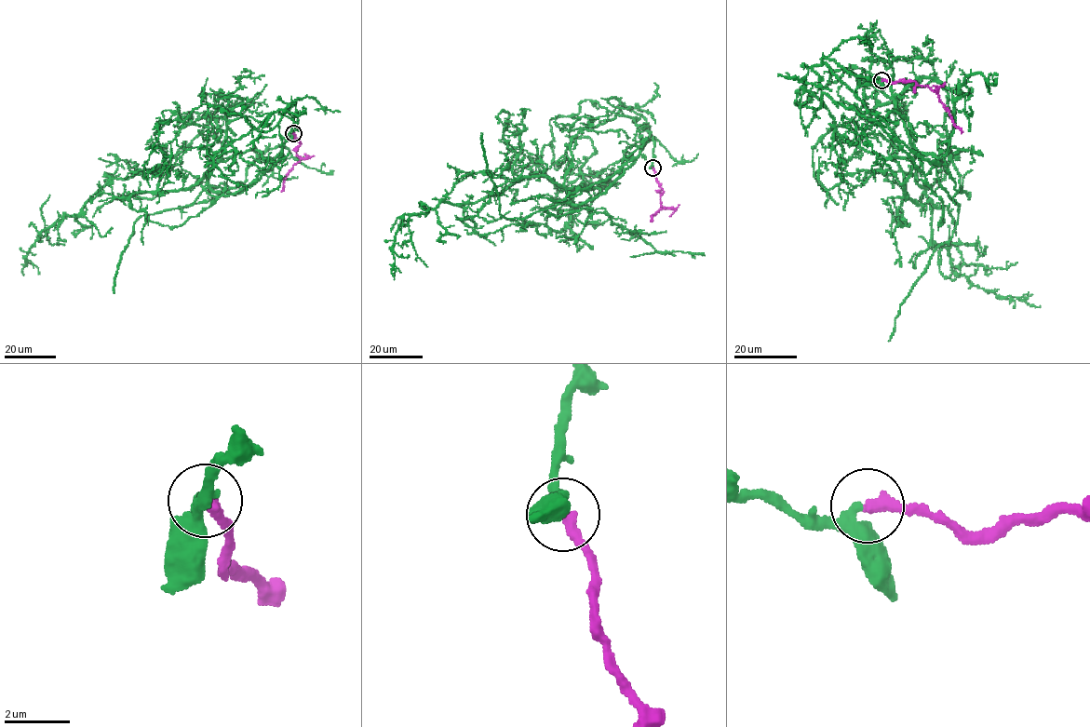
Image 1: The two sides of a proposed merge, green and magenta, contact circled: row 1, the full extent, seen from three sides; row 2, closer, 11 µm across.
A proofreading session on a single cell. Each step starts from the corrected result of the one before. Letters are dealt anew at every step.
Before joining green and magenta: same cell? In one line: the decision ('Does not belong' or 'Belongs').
Belongs

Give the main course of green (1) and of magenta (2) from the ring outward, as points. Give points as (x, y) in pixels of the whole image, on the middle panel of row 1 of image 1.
1: (652, 167), (647, 124), (635, 162), (578, 205), (540, 176), (405, 214), (394, 279)
2: (652, 168), (663, 193), (661, 206), (665, 208), (651, 215), (650, 221)

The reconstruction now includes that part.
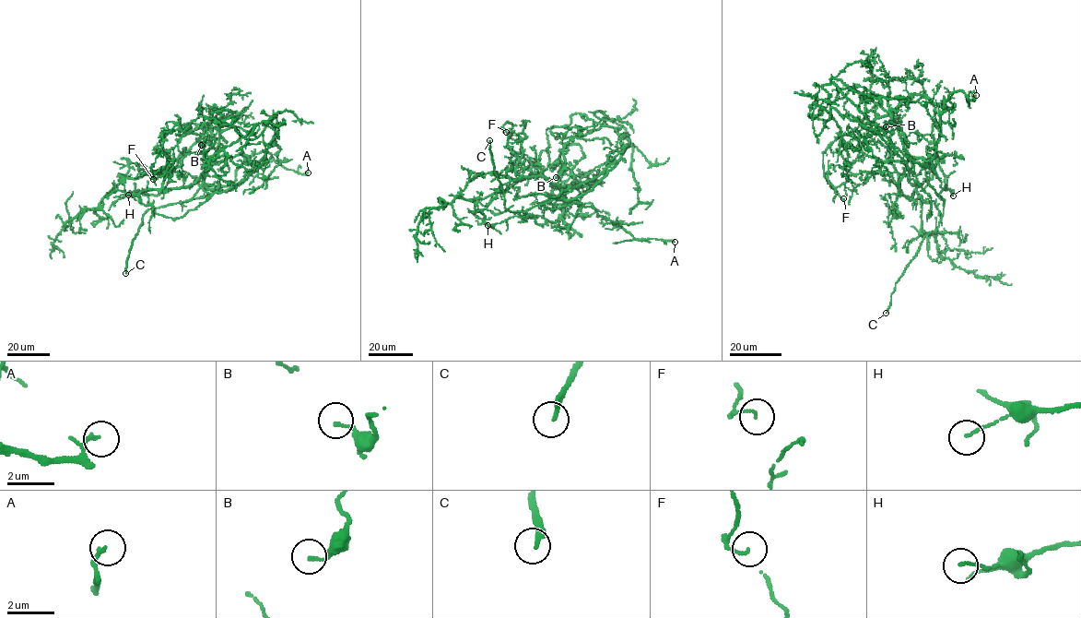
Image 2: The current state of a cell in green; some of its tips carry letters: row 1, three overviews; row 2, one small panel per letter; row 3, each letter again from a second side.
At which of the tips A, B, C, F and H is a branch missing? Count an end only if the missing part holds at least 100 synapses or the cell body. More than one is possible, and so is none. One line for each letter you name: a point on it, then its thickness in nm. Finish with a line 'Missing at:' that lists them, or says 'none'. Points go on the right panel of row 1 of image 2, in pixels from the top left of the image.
C: at (886, 313); 190 nm thick
Missing at: C

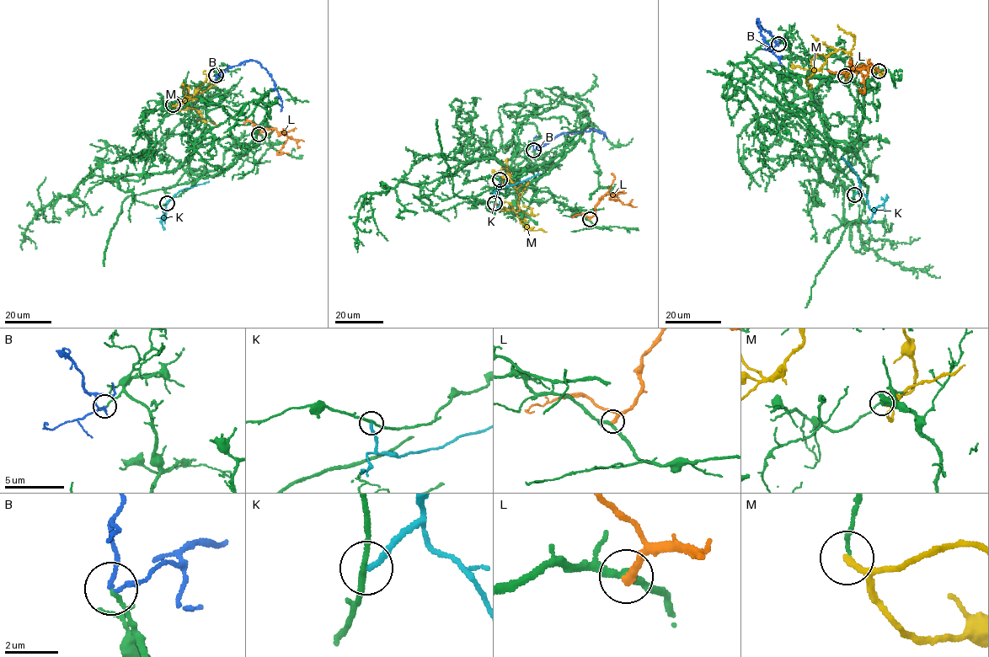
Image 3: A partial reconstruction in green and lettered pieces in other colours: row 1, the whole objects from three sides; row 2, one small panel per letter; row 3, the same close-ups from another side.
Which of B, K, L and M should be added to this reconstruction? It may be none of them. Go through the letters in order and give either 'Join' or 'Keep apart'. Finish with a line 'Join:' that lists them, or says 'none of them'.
B: Keep apart
K: Keep apart
L: Keep apart
M: Keep apart
Join: none of them

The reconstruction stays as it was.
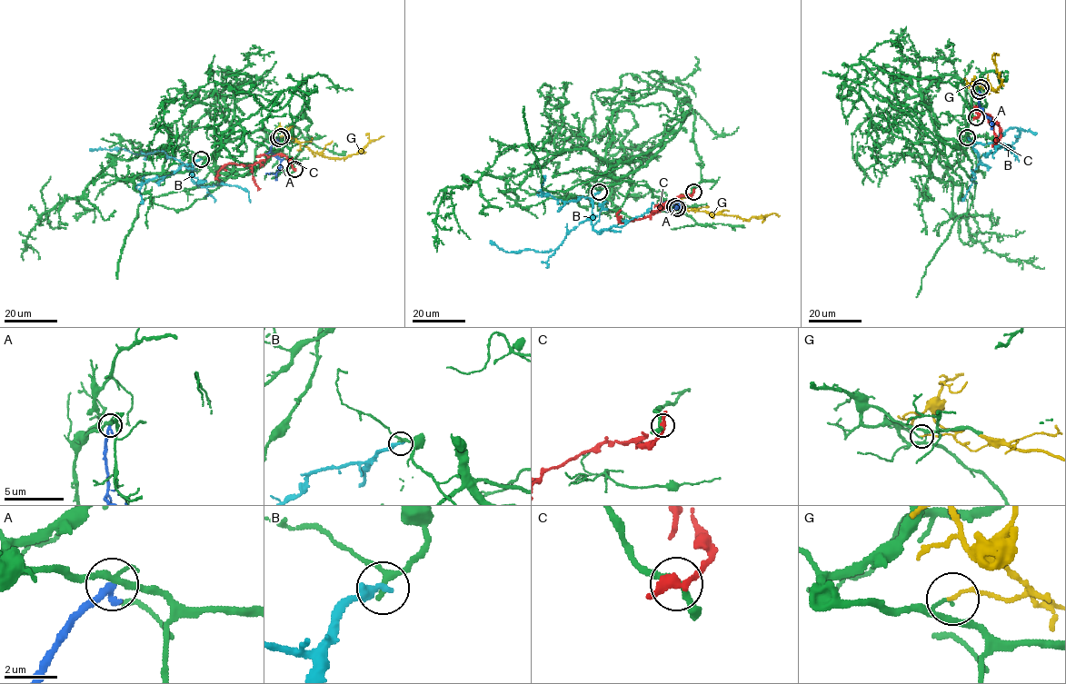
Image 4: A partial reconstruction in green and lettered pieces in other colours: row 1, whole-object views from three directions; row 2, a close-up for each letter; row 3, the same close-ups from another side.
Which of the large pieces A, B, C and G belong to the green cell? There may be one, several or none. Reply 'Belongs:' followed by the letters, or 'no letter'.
Belongs: G

